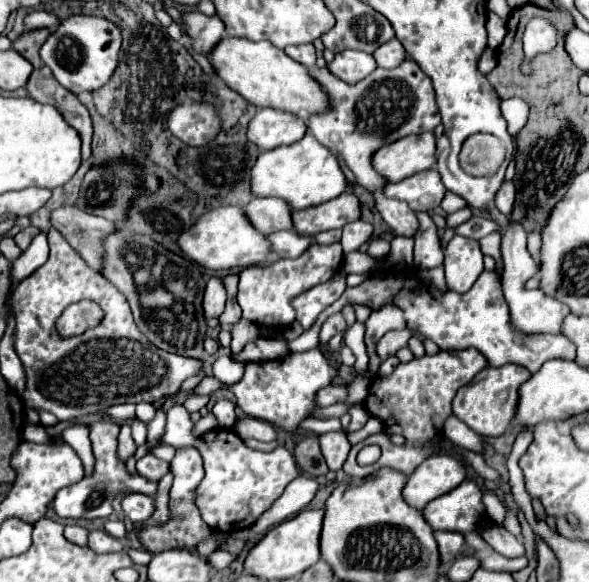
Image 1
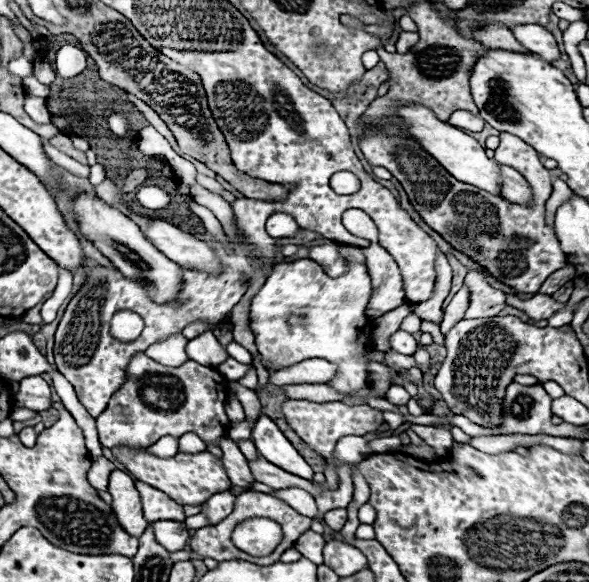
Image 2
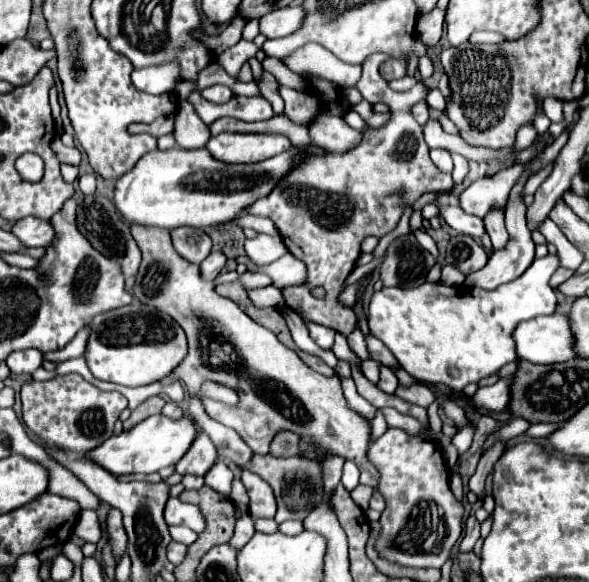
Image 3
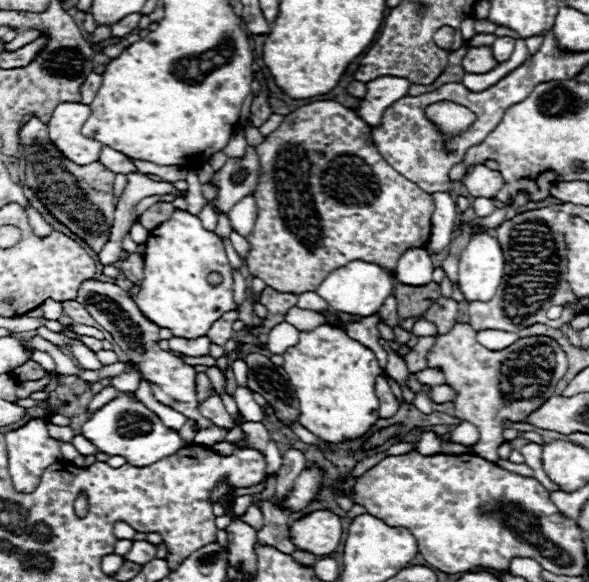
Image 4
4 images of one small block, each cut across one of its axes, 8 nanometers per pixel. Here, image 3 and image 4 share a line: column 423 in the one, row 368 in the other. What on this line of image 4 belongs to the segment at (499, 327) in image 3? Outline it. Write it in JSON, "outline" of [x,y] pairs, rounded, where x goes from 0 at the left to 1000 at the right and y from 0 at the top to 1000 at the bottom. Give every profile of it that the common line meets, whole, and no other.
{"outline":[[[547,557],[526,570],[509,570],[506,591],[482,605],[482,636],[486,636],[492,660],[499,663],[503,680],[506,680],[506,694],[509,694],[506,725],[547,756],[564,759],[564,763],[577,763],[577,759],[618,753],[621,742],[628,742],[628,735],[645,718],[642,715],[645,691],[635,674],[635,653],[652,636],[642,629],[642,619],[632,601],[625,601],[611,588],[591,581],[591,574],[581,570],[577,564]]]}

